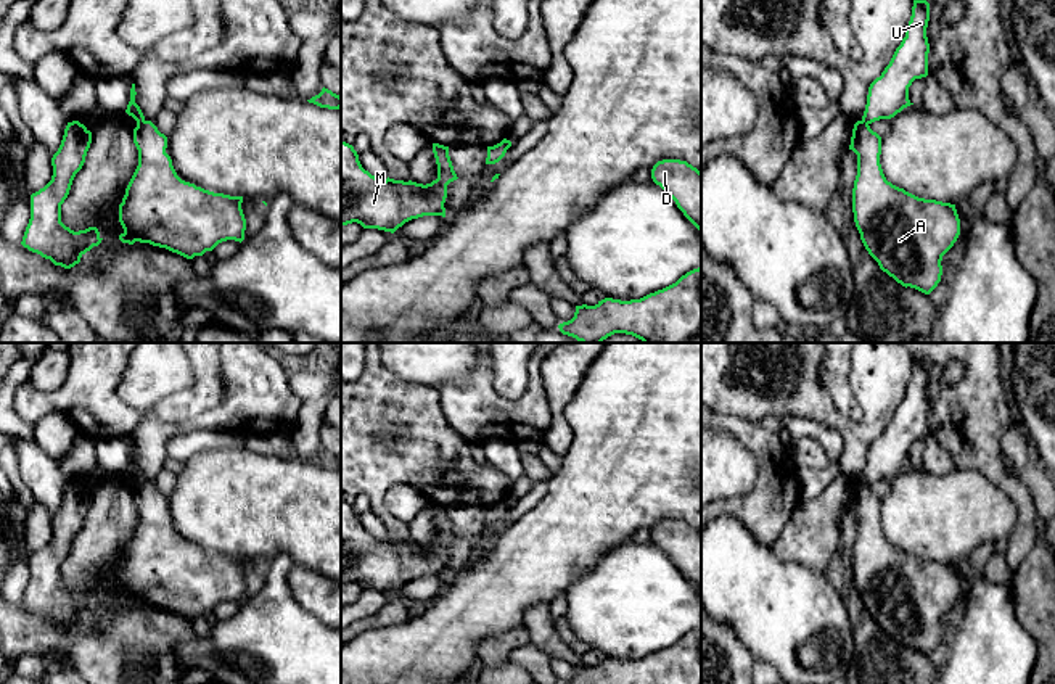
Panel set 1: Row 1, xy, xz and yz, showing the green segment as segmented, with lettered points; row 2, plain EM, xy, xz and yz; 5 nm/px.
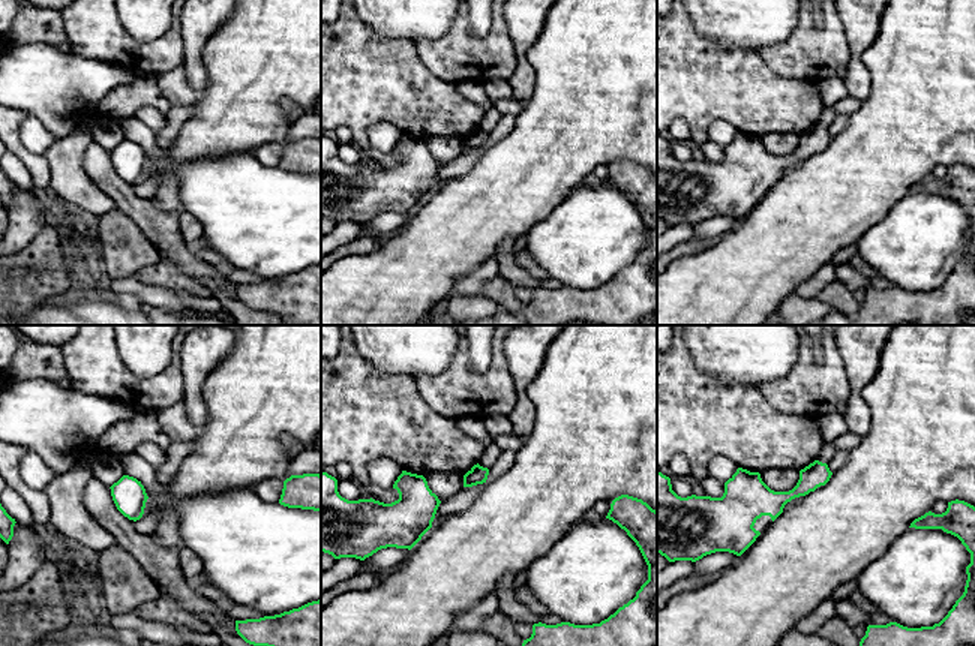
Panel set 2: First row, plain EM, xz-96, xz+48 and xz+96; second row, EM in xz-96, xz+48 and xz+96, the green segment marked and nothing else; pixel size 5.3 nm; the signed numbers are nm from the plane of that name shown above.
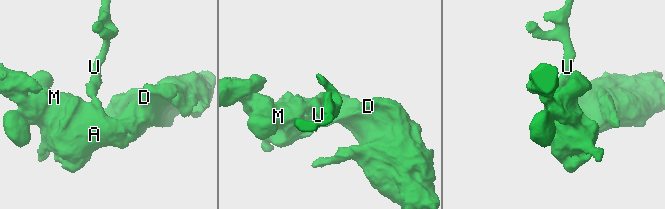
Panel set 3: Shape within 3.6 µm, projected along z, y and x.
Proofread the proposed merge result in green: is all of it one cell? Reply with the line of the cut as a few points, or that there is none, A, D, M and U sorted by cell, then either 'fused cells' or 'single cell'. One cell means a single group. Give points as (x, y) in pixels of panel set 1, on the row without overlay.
xy (143, 480), (137, 485) | A D M / U | fused cells

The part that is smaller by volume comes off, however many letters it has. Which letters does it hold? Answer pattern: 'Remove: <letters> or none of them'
Remove: U

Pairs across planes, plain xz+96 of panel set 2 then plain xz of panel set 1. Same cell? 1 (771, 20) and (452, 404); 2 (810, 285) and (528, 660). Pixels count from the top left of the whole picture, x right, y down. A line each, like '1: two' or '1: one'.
1: two
2: two

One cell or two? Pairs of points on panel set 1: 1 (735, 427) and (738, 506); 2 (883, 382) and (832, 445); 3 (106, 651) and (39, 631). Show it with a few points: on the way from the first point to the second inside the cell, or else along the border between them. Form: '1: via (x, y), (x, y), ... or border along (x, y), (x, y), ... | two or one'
1: via (756, 446), (764, 454), (764, 486), (759, 491) | one
2: border along (804, 419), (824, 422), (841, 435), (841, 470) | two
3: via (90, 649), (55, 638) | one

